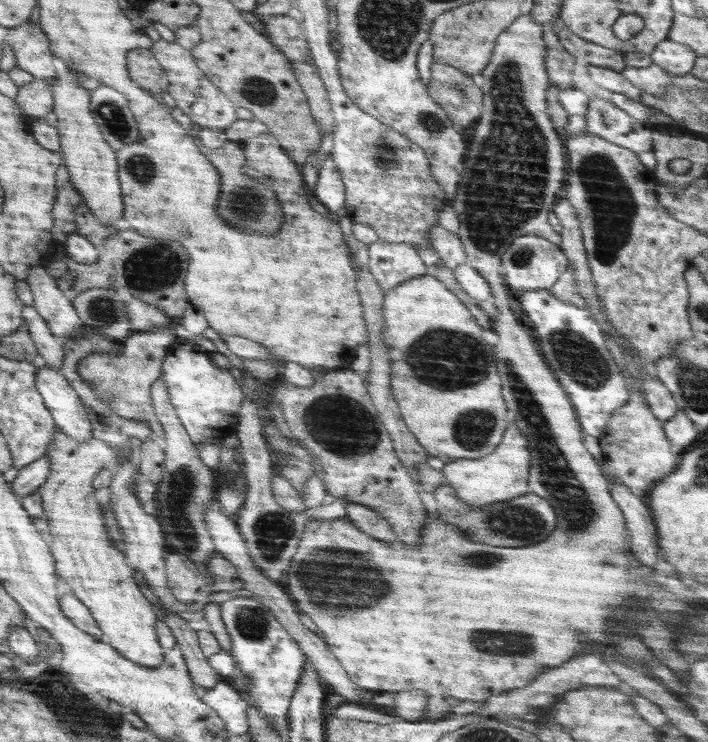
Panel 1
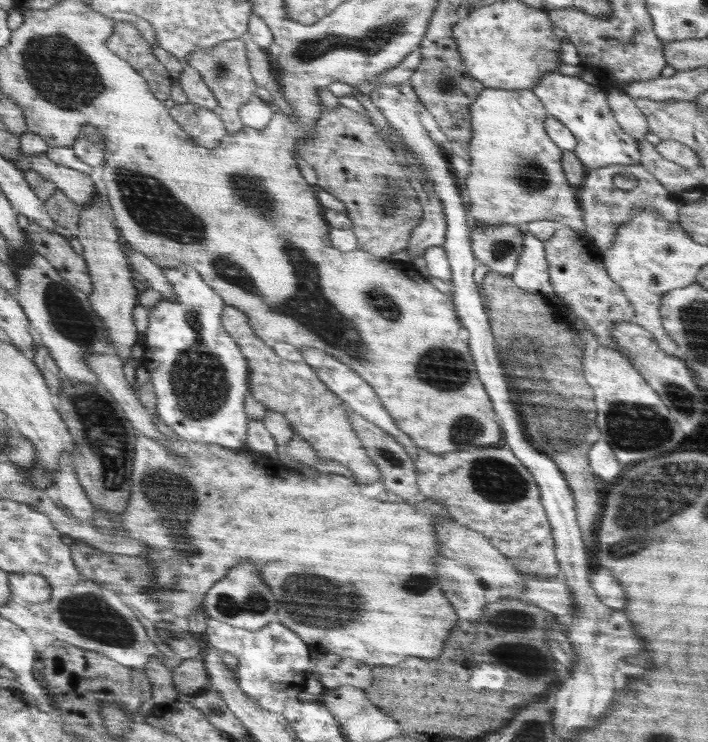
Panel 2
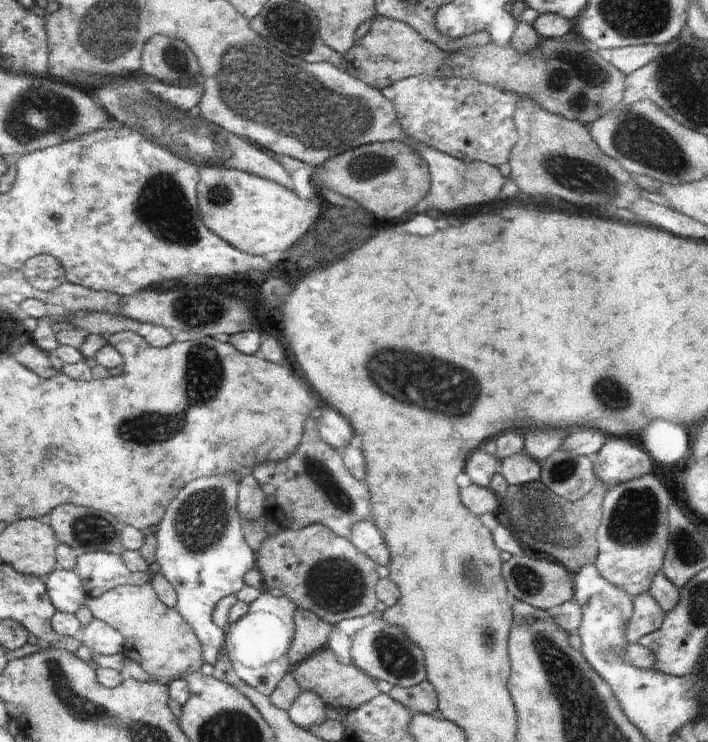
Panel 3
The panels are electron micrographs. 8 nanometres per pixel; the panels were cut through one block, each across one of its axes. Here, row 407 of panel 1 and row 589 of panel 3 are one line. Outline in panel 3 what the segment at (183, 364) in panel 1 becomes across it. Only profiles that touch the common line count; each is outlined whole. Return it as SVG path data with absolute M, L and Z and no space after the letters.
M210 476L188 482L166 506L162 521L157 525L158 528L155 528L156 562L160 566L159 572L162 572L162 576L174 588L177 595L175 608L200 640L205 663L212 666L224 655L225 631L222 624L215 620L217 605L227 595L237 595L245 586L244 574L255 567L256 563L255 553L244 538L241 516L237 510L238 484L239 478L236 476Z

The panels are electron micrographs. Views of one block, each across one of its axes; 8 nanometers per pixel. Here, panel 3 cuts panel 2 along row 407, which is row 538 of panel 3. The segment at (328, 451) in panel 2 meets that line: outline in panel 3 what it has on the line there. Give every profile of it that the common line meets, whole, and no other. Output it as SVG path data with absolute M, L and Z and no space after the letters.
M324 524L306 526L300 531L281 528L260 544L255 558L264 589L282 590L298 608L312 612L330 625L371 614L378 603L379 566L349 539L334 534Z

